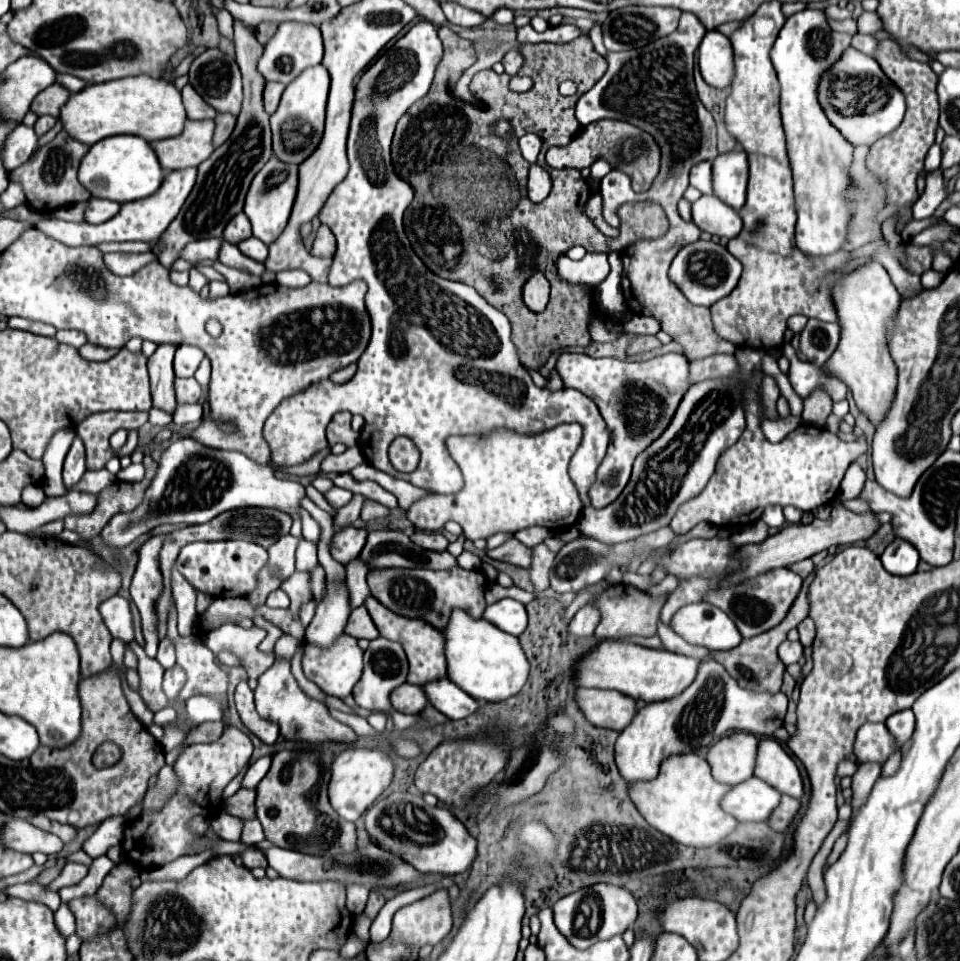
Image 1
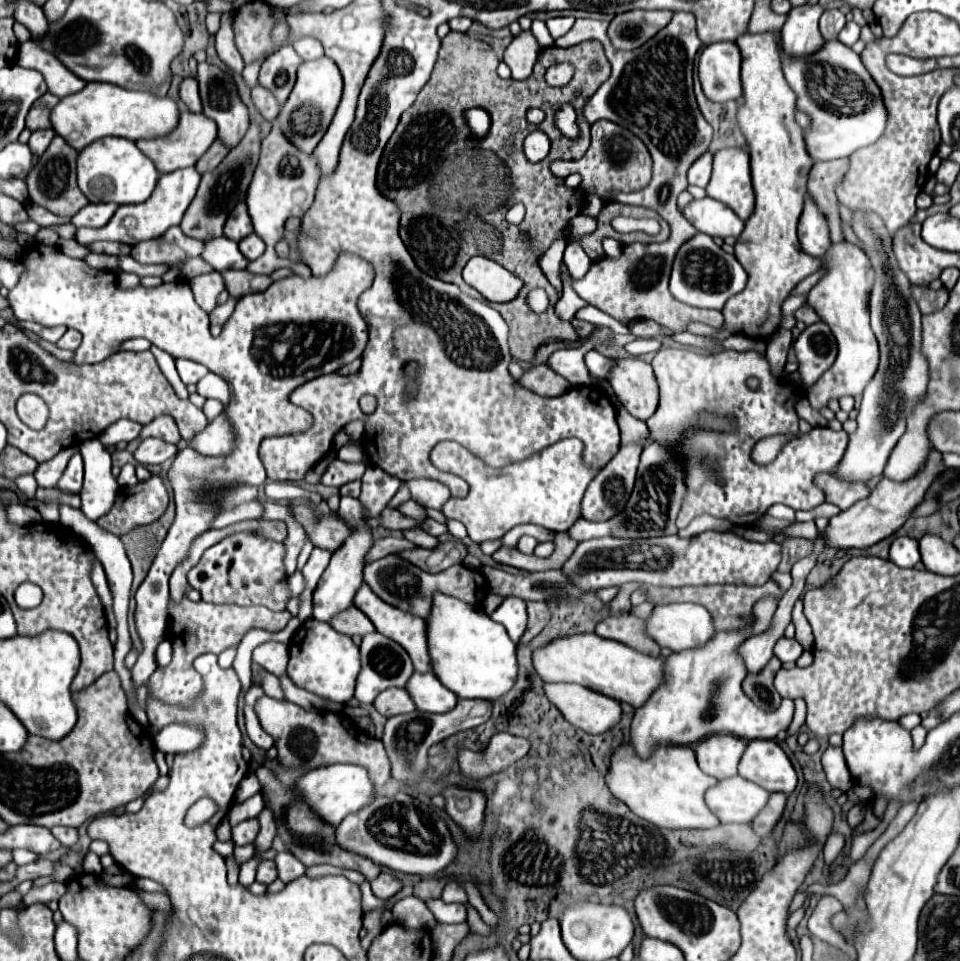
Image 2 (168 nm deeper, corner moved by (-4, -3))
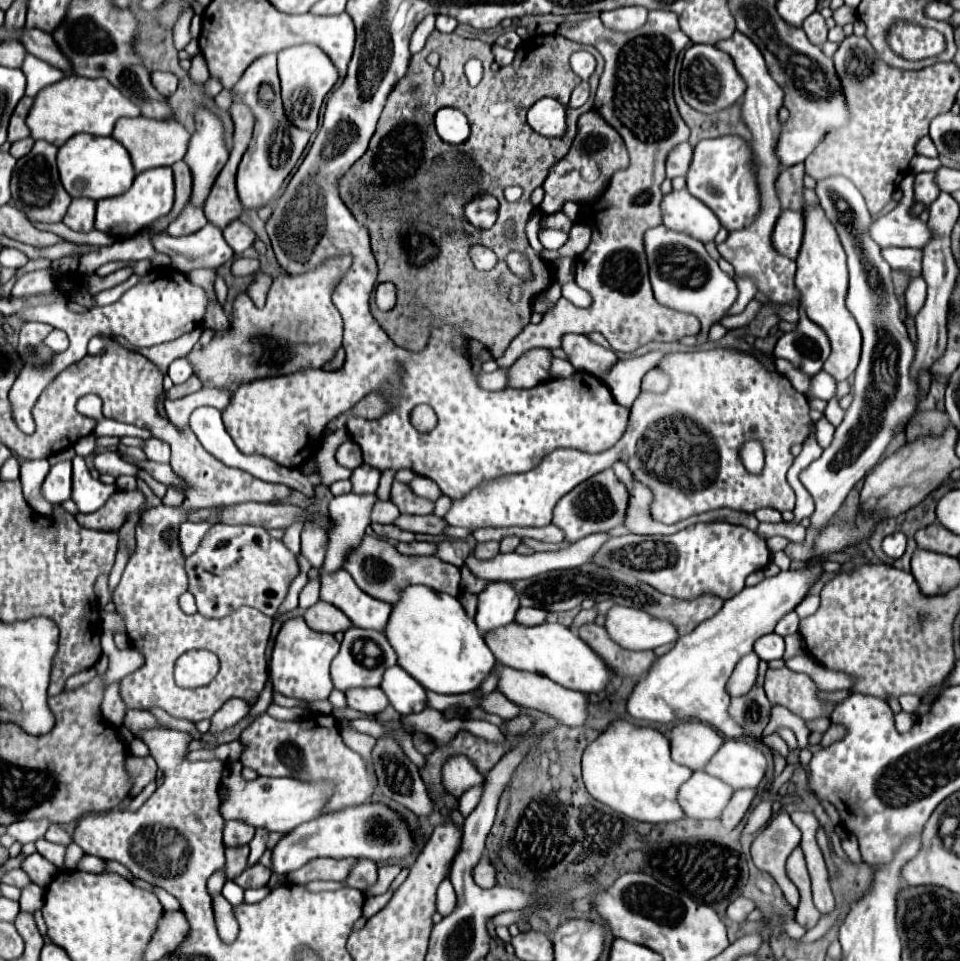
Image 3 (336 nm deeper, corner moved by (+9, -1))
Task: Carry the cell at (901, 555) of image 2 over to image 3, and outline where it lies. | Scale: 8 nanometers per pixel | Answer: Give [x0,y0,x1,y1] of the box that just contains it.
[882,531,906,559]

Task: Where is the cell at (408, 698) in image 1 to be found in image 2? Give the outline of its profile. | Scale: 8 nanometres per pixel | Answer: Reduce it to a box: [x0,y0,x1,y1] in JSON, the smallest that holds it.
[373,689,415,717]

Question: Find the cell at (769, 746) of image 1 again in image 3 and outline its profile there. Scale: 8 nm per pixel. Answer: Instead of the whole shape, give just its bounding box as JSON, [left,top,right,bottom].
[704,739,766,789]

